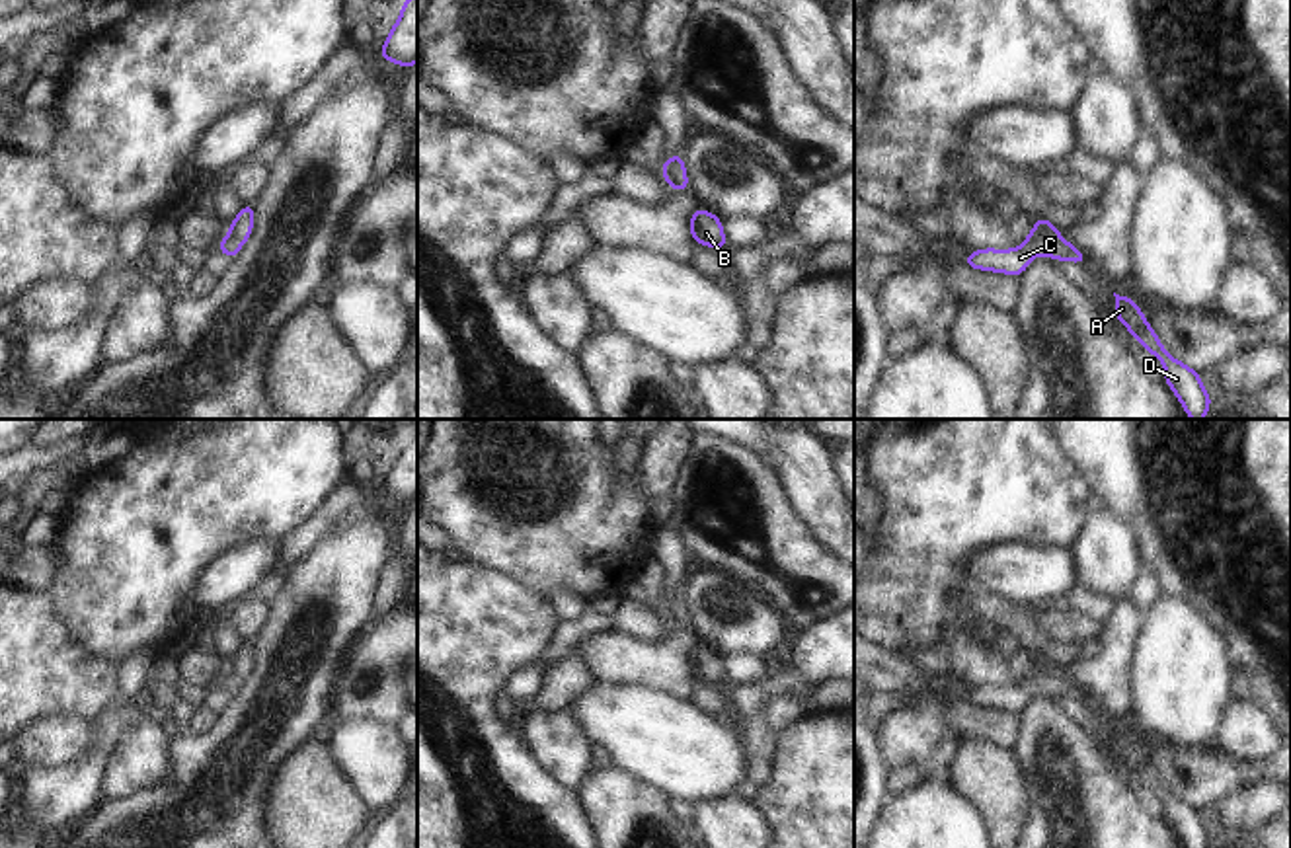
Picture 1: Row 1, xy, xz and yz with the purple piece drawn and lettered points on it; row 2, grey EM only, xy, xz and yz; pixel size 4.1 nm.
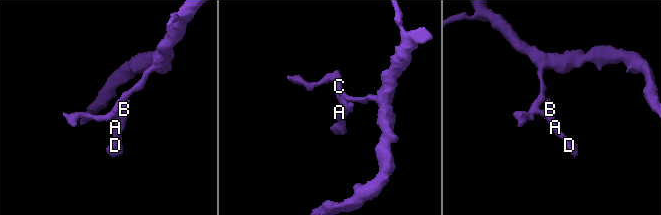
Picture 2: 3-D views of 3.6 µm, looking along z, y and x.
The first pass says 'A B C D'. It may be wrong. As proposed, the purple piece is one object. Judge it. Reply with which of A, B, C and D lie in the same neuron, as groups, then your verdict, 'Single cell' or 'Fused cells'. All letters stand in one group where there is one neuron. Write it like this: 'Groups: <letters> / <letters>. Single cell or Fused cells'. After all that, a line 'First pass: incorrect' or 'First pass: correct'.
Groups: A B D / C. Fused cells.
First pass: incorrect

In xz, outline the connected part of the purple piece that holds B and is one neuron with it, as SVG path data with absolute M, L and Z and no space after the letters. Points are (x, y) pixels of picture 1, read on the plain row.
M702 643L690 653L690 671L698 680L725 686L725 671L722 667L722 657Z

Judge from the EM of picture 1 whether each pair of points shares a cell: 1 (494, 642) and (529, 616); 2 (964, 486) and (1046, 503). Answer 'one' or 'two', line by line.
1: one
2: one

